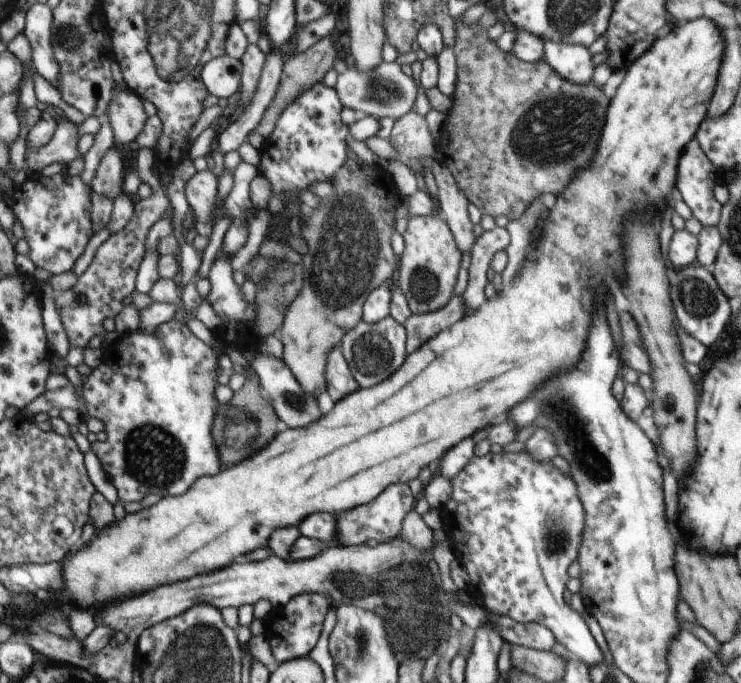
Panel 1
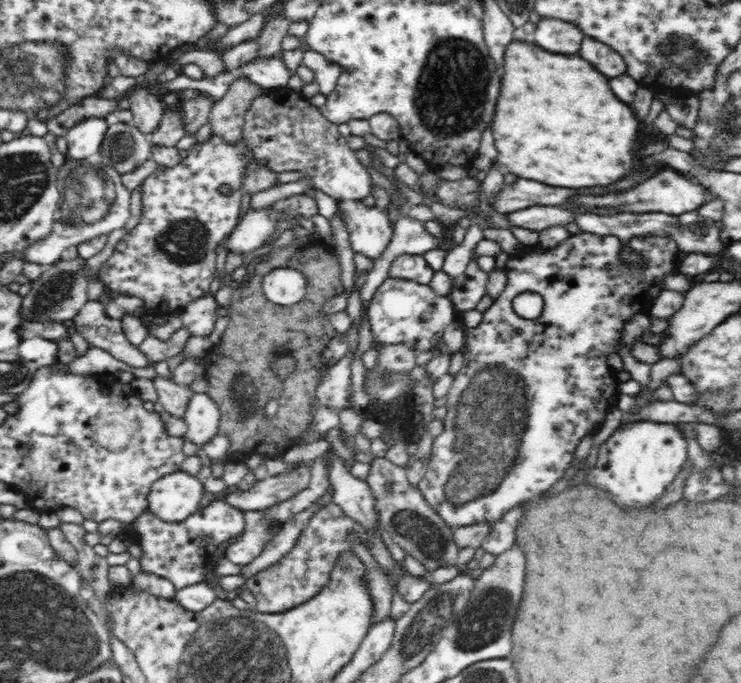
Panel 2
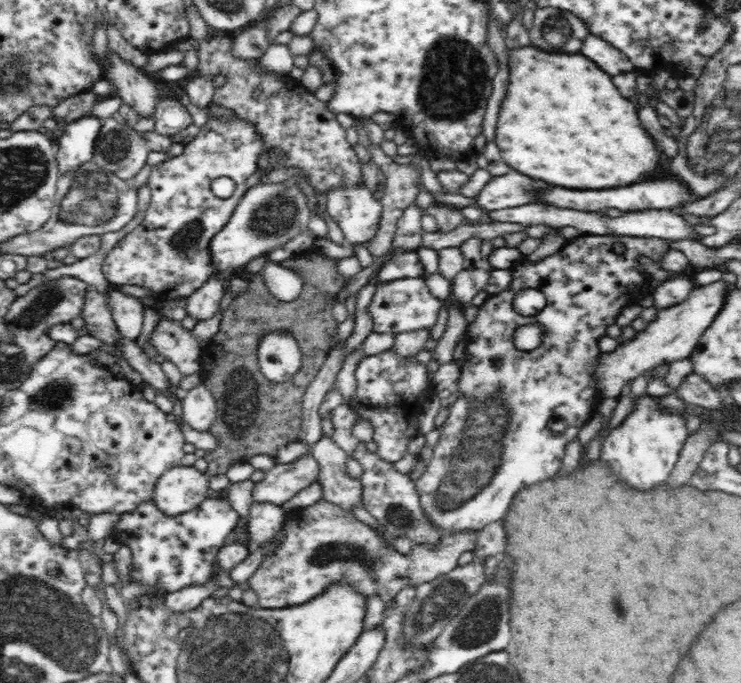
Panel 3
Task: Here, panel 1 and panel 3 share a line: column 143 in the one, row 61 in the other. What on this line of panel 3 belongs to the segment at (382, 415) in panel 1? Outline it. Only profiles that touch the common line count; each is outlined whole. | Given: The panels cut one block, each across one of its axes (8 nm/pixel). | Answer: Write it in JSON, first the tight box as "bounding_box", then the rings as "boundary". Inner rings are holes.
{"bounding_box":[495,46,660,190],"boundary":[[[530,46],[513,48],[509,56],[510,84],[495,130],[496,145],[508,166],[530,178],[578,190],[628,186],[658,168],[660,156],[656,142],[640,126],[636,104],[622,98],[612,76],[600,70],[592,60],[582,54],[548,54]]]}

